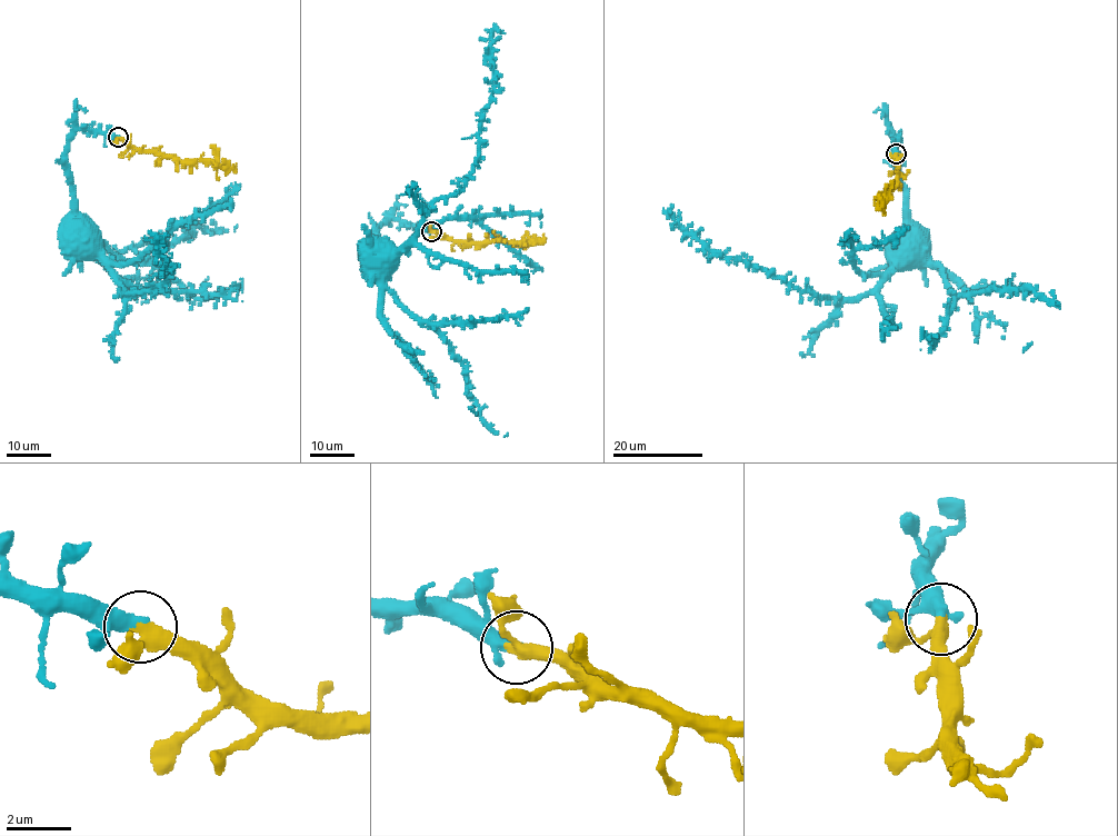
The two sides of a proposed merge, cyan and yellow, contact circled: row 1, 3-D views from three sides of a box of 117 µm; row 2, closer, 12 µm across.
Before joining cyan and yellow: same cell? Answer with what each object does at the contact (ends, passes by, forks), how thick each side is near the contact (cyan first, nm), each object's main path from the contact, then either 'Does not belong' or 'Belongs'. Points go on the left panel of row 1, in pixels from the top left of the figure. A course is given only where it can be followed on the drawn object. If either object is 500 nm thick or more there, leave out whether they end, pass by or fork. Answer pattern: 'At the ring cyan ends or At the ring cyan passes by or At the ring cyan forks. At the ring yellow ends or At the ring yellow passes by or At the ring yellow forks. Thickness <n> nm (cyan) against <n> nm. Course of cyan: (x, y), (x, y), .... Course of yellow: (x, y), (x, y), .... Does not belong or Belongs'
At the ring cyan ends. At the ring yellow passes by. Thickness 460 nm (cyan) against 380 nm. Course of cyan: (118, 137), (75, 132), (66, 155), (77, 224), (129, 295), (163, 284), (168, 267), (157, 239), (168, 235). Course of yellow: (118, 137), (143, 150), (160, 151), (180, 160), (229, 165), (236, 171), (233, 165). Belongs

